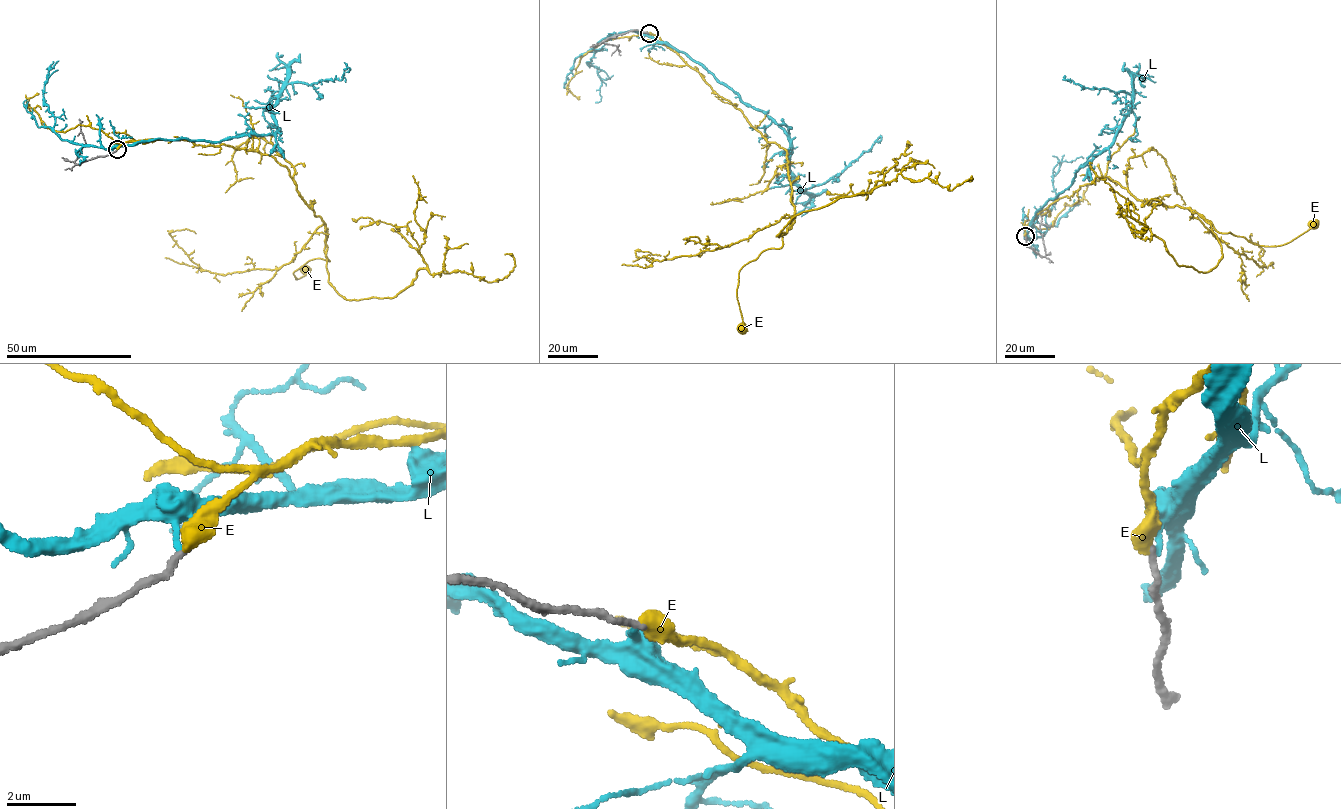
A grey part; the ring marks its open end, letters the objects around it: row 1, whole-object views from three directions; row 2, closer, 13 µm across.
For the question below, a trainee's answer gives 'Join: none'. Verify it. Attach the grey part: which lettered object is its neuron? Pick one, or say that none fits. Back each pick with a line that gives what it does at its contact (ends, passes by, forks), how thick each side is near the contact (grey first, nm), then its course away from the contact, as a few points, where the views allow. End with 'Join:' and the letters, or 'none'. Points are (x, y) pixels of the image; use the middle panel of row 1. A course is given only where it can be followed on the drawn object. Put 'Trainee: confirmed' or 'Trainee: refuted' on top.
Trainee: refuted
E: it ends there; 180 nm thick on the grey side, 500 nm on the other; it runs (649, 33), (787, 152), (795, 215), (780, 248), (763, 250), (739, 272), (743, 328)
Join: E

